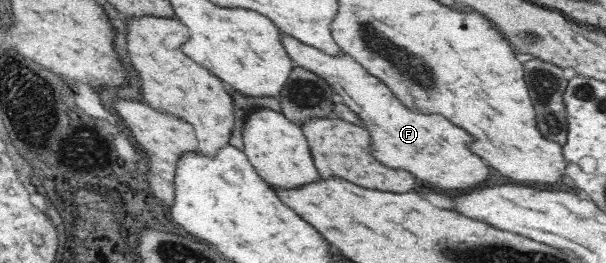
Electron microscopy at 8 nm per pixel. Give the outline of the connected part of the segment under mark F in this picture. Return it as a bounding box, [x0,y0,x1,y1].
[280,34,490,192]

